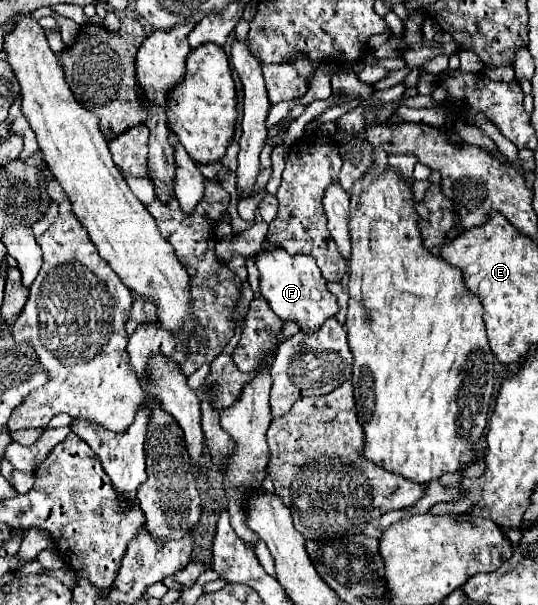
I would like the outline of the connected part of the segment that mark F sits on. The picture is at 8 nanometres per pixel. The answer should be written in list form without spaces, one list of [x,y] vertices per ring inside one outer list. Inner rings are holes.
[[[273,248],[267,254],[259,254],[255,258],[255,264],[261,272],[259,284],[261,284],[261,296],[269,302],[271,310],[281,320],[297,322],[301,332],[313,334],[327,318],[333,318],[339,312],[337,298],[327,290],[327,280],[321,276],[321,270],[317,268],[315,260],[305,254],[287,254],[281,248]]]

